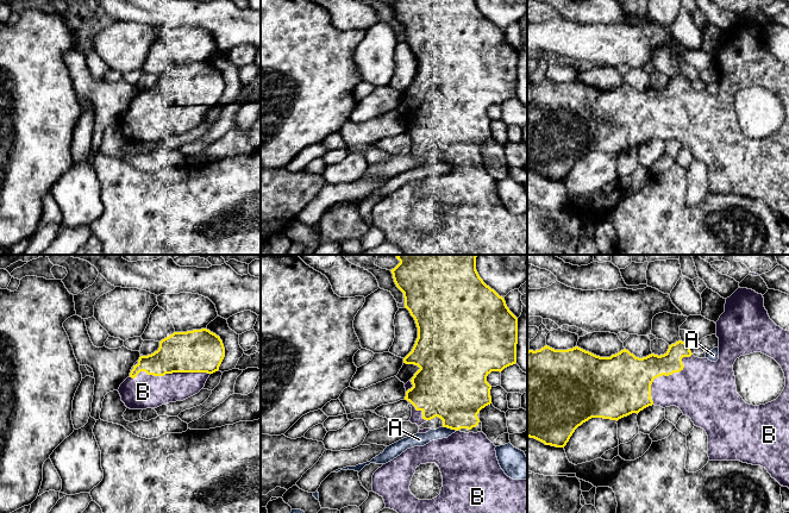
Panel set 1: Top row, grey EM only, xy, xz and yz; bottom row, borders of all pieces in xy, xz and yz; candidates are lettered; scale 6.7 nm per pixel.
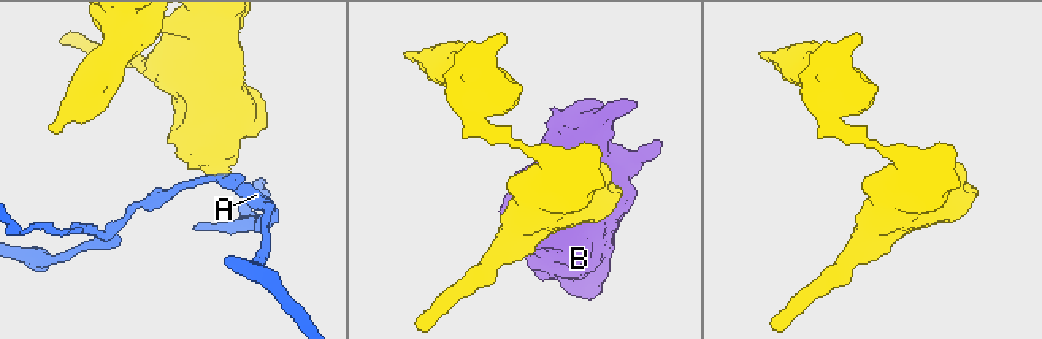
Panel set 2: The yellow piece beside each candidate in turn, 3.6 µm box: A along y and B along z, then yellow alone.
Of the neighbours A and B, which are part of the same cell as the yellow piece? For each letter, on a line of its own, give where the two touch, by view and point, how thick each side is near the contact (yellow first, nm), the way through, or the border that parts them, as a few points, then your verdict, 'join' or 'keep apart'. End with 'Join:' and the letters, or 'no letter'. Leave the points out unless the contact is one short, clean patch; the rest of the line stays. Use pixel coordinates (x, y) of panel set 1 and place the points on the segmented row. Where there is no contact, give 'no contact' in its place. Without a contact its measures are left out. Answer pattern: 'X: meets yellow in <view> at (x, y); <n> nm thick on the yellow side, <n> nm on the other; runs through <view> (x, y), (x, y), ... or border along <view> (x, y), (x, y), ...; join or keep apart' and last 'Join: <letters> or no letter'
A: meets yellow in xz at (450, 427); 420 nm thick on the yellow side, 90 nm on the other; keep apart
B: meets yellow in xy at (169, 373); 280 nm thick on the yellow side, 220 nm on the other; join
Join: B

